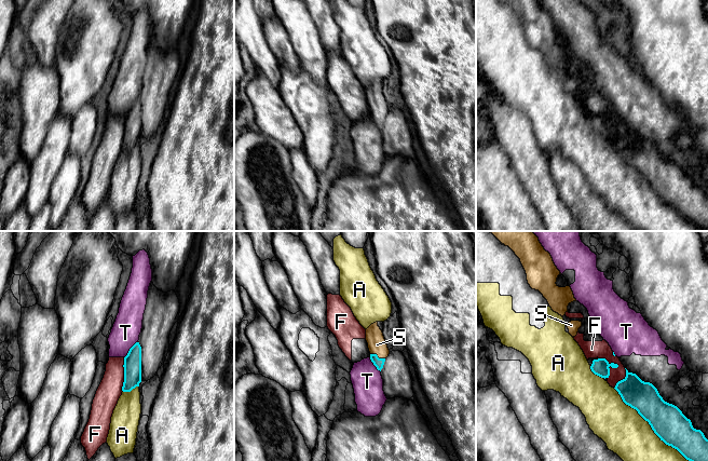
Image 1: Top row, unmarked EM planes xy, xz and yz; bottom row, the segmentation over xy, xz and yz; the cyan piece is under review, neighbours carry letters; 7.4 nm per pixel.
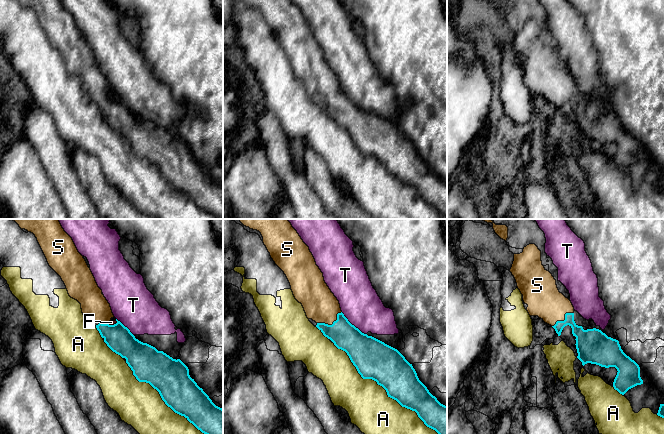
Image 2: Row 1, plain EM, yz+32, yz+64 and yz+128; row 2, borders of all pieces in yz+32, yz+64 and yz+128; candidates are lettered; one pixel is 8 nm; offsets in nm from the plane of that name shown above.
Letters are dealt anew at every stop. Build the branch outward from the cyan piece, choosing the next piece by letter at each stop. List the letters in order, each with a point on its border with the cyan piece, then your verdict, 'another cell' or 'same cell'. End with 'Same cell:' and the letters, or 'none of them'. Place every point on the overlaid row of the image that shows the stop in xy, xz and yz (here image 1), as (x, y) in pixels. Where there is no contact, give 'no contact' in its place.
A: yz (650, 424) | another cell
F: yz (610, 365) | another cell
S: xz (377, 356) | same cell
T: xy (130, 350) | another cell
Same cell: S

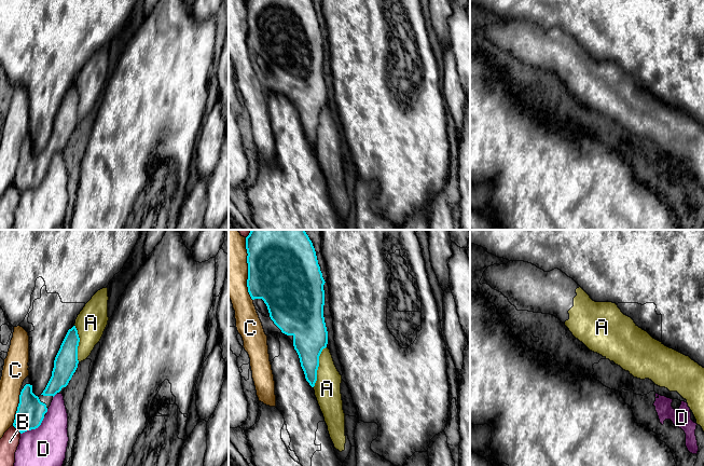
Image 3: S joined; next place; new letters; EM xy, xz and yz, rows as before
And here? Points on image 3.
A: xz (318, 366) | another cell
B: xy (17, 429) | another cell
C: xz (248, 269) | another cell
D: xy (33, 428) | another cell
Same cell: none of them

